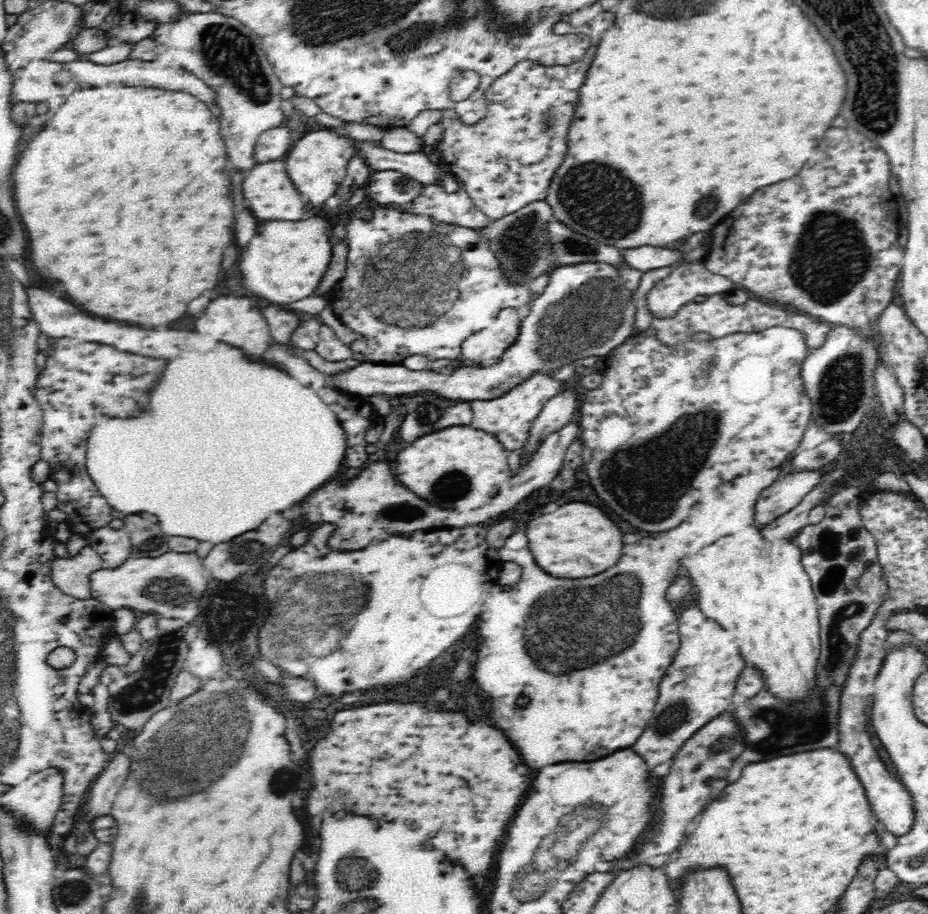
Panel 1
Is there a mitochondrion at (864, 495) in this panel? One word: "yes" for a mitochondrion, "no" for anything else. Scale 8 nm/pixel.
no

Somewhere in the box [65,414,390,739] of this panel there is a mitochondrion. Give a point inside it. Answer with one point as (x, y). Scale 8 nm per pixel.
(329, 601)

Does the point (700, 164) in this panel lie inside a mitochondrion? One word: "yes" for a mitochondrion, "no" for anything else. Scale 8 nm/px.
no

